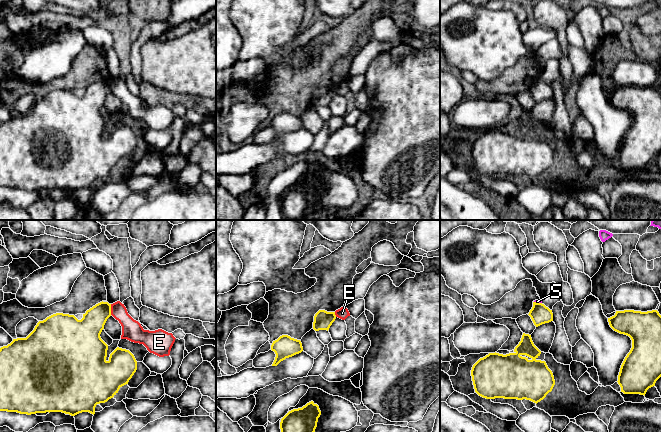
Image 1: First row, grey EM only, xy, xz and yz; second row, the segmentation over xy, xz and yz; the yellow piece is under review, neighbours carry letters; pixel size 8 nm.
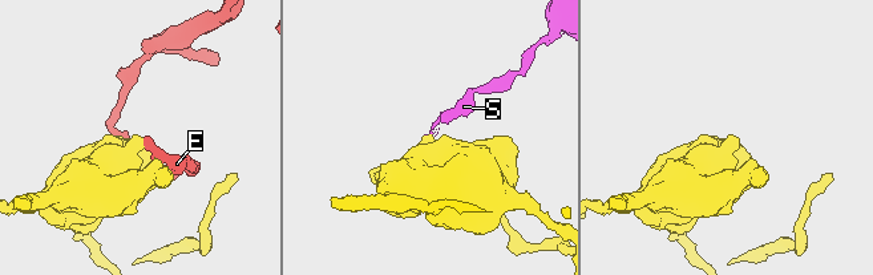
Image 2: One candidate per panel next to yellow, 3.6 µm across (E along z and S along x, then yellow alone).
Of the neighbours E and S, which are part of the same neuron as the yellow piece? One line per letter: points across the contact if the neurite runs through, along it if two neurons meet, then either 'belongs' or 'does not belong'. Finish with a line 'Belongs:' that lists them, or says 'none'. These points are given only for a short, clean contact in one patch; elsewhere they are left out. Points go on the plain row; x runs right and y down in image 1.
E: does not belong
S: border yz (534, 77), (541, 79); does not belong
Belongs: none

